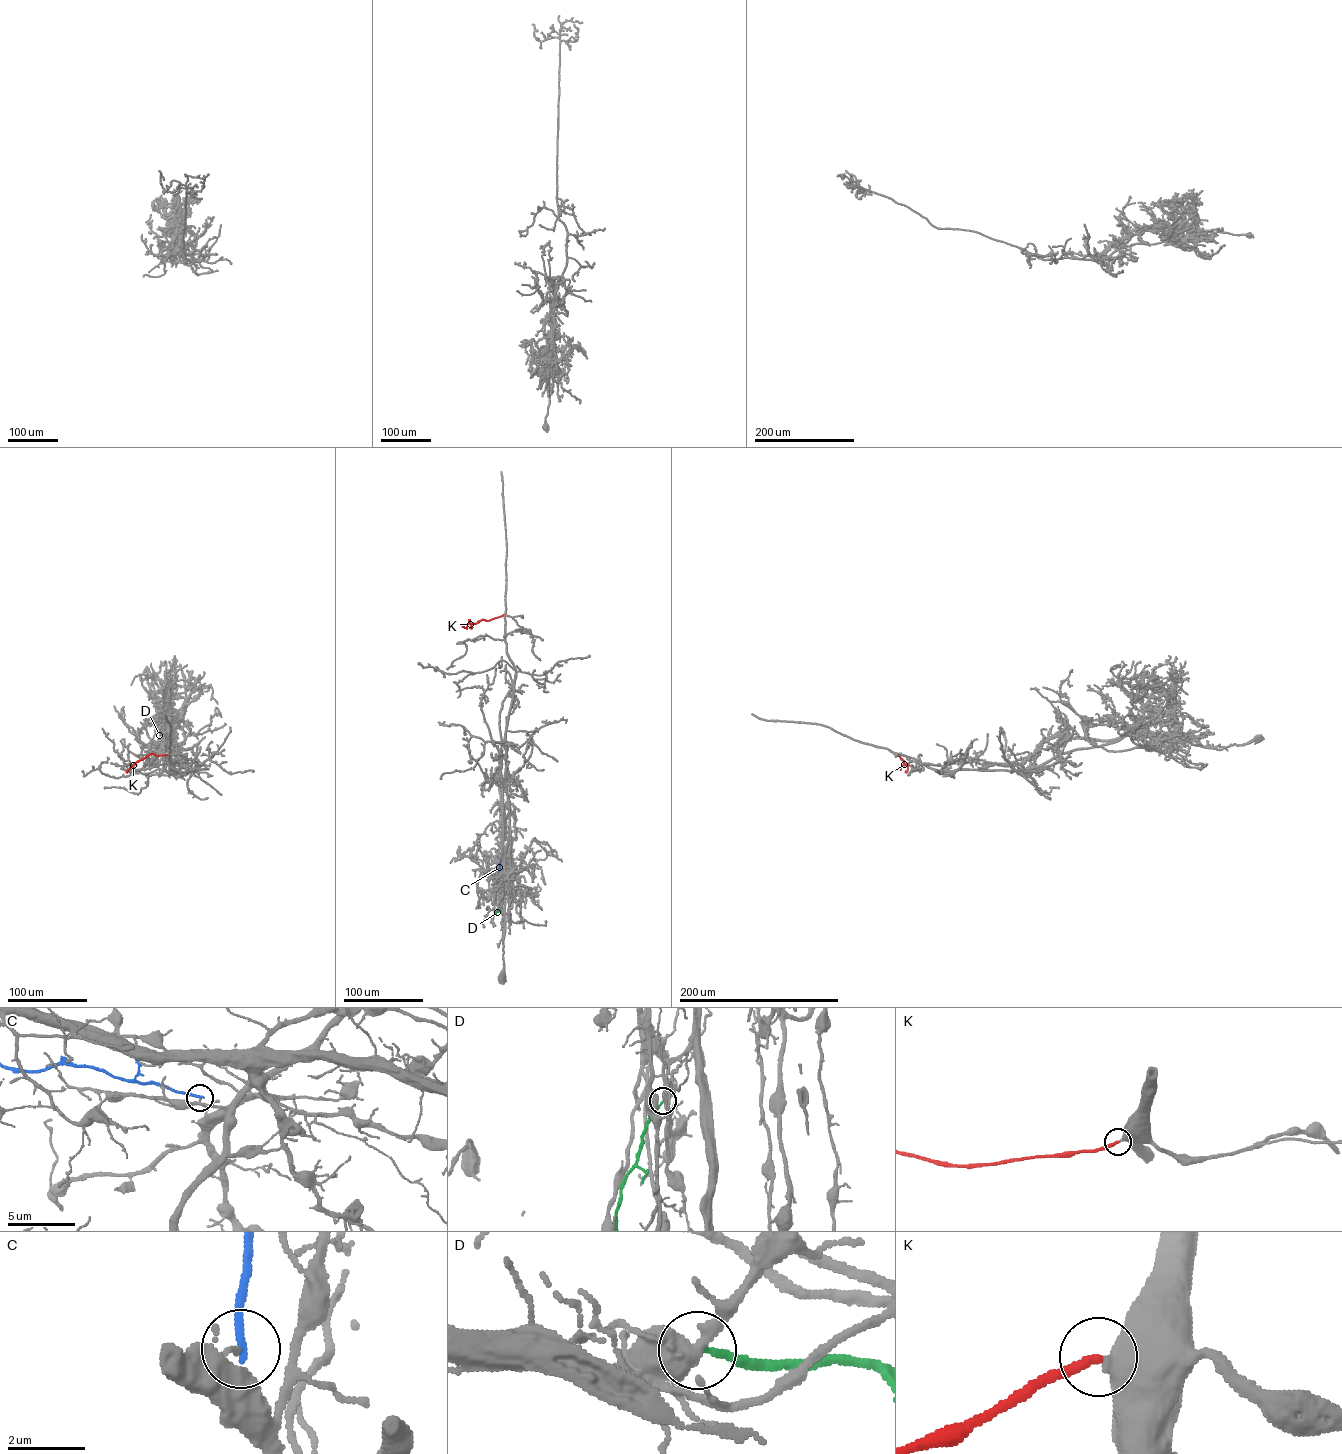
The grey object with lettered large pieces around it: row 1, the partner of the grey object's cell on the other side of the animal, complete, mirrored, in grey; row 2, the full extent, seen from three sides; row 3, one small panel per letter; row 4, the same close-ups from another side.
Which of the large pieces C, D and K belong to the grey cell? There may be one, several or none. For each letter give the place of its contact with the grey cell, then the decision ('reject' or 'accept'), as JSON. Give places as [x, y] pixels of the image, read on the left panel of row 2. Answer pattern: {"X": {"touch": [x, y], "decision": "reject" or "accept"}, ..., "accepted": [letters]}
{"C": {"touch": [162, 737], "decision": "reject"}, "D": {"touch": [166, 735], "decision": "reject"}, "K": {"touch": [168, 754], "decision": "accept"}, "accepted": ["K"]}

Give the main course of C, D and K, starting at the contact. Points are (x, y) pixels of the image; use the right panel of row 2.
C: (1162, 737), (1140, 732)
D: (1175, 735), (1194, 735)
K: (895, 754), (901, 754), (903, 765), (908, 767), (905, 772)

